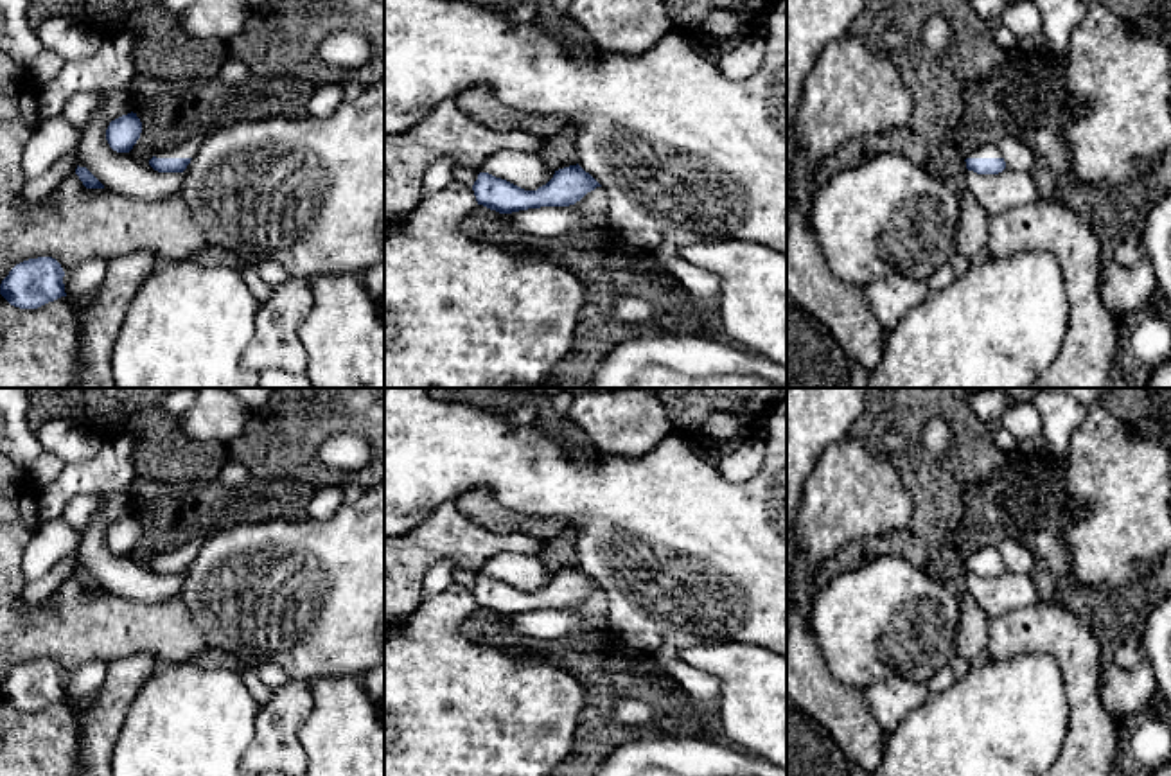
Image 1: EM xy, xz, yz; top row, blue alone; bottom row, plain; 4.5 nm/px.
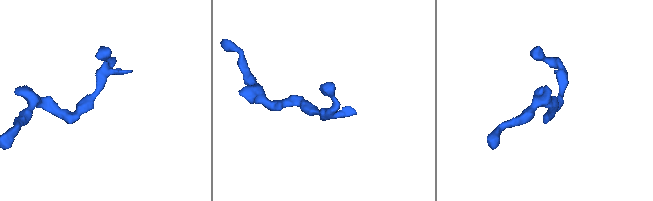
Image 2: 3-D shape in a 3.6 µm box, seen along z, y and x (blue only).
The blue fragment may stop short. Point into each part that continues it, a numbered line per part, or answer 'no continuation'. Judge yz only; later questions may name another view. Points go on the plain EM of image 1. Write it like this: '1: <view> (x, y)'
1: yz (988, 552)

